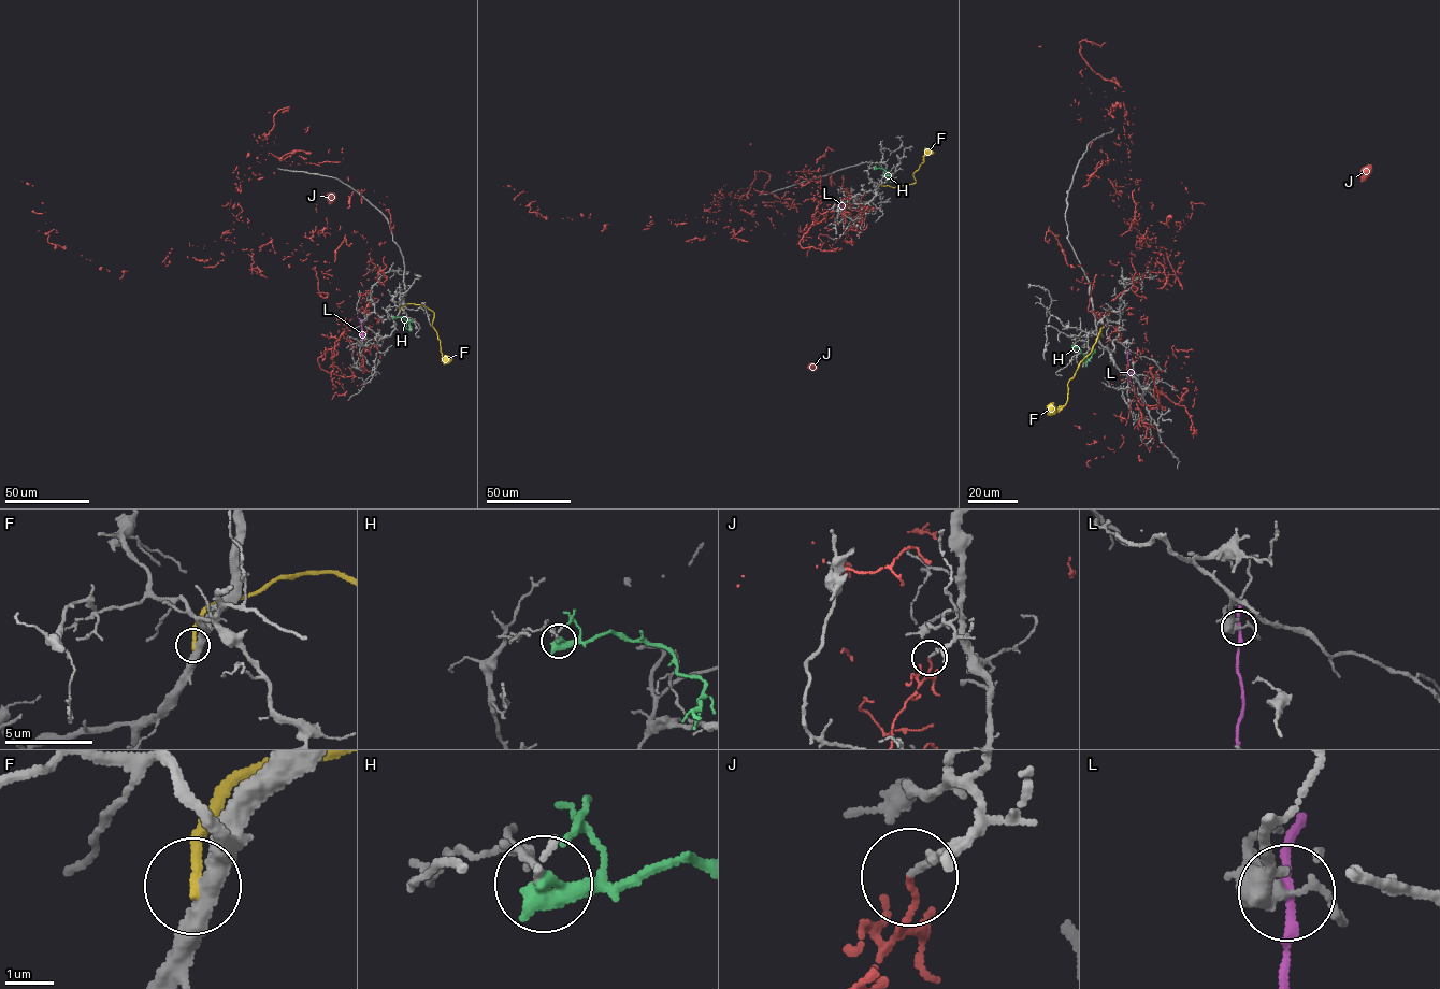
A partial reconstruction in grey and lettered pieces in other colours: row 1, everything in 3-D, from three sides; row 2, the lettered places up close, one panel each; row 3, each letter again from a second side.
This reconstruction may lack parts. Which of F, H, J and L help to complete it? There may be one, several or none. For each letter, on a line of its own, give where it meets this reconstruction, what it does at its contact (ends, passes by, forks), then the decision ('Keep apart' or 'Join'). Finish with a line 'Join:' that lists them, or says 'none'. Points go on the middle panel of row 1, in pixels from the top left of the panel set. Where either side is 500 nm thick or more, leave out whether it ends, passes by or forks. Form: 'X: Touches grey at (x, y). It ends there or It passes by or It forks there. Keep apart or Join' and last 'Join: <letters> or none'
F: Touches grey at (880, 184). It ends there. Keep apart
H: Touches grey at (874, 169). It ends there. Keep apart
J: Touches grey at (850, 194). It ends there. Keep apart
L: Touches grey at (841, 203). It passes by. Keep apart
Join: none

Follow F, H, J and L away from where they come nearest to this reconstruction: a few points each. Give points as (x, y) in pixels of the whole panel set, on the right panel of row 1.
F: (1097, 337), (1092, 350), (1069, 381), (1066, 403), (1056, 411), (1052, 405)
H: (1076, 348), (1084, 355), (1086, 364), (1095, 348)
J: (1112, 326), (1140, 310), (1150, 261), (1361, 181), (1165, 248), (1148, 229), (1161, 281), (1102, 147)
L: (1127, 353), (1129, 382)

